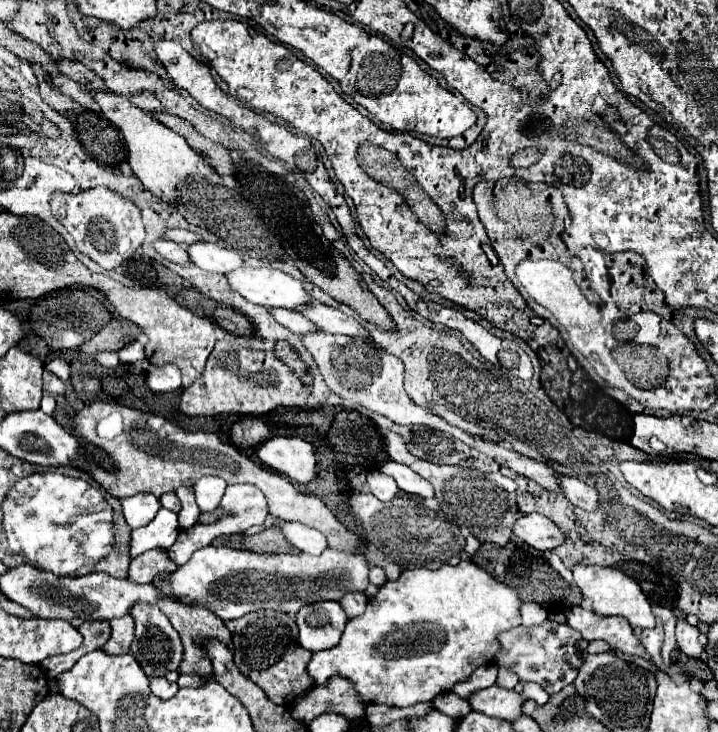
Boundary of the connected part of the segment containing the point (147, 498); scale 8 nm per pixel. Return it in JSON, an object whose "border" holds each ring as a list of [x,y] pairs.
{"border":[[[140,492],[130,498],[124,498],[122,510],[124,510],[124,518],[126,518],[128,526],[134,530],[134,528],[140,528],[140,526],[146,526],[148,522],[152,522],[156,512],[160,510],[160,502],[156,500],[156,496]]]}

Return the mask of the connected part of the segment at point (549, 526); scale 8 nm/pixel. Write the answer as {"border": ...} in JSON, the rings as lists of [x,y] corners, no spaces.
{"border":[[[538,512],[520,516],[514,524],[514,536],[540,552],[554,550],[566,540],[564,532],[550,518]]]}

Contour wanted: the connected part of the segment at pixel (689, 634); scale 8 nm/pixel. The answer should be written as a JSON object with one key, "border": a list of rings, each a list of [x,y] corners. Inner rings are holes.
{"border":[[[678,618],[676,620],[676,640],[678,640],[680,650],[686,656],[692,656],[692,658],[700,658],[702,656],[702,646],[698,642],[698,634],[700,634],[698,628],[690,626],[686,622],[686,618]]]}

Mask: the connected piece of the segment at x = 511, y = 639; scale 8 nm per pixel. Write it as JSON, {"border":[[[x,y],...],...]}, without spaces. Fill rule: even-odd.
{"border":[[[544,620],[542,624],[532,628],[526,628],[526,626],[512,628],[508,632],[502,632],[498,640],[502,648],[494,658],[496,666],[510,668],[520,676],[520,680],[538,682],[548,694],[556,694],[564,686],[572,684],[576,680],[578,668],[588,656],[588,650],[586,650],[588,642],[580,638],[580,632],[572,630],[568,624],[560,624],[554,620]]]}

